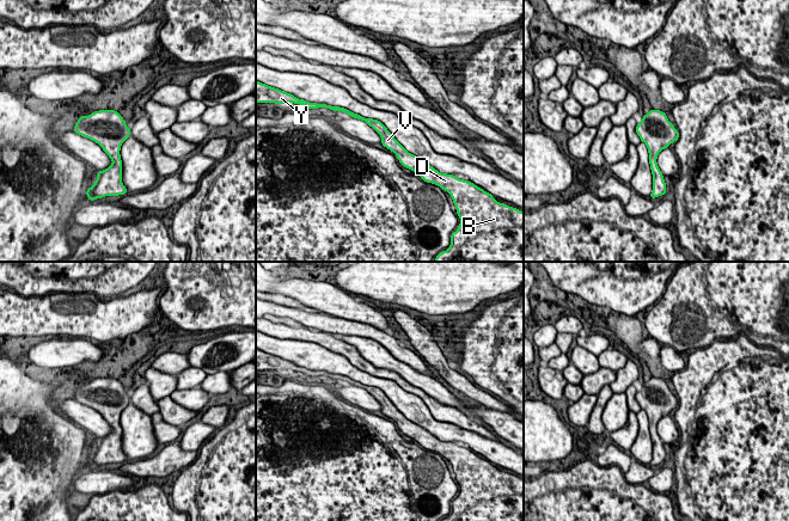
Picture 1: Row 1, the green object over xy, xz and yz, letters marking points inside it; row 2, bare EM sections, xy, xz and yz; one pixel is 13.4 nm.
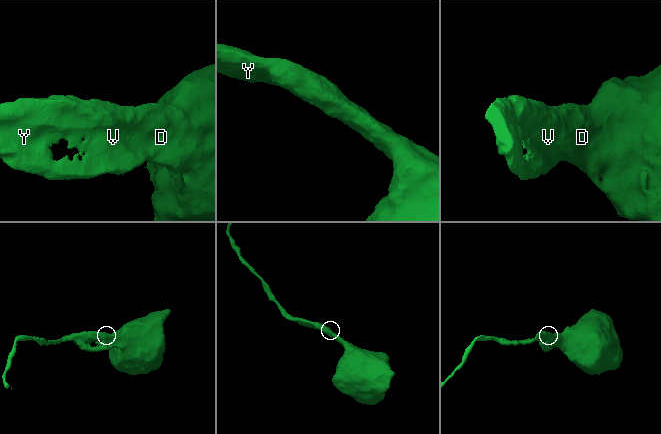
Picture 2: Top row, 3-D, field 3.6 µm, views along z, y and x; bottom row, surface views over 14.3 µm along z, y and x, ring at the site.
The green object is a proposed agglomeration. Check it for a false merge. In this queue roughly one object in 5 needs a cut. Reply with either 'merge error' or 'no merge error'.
no merge error

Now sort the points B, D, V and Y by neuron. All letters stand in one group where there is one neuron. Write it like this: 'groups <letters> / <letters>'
groups B D V Y

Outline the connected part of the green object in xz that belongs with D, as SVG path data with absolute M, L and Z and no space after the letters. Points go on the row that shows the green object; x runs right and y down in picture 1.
M256 81L256 103L294 103L308 110L328 108L365 121L381 136L381 145L393 152L404 167L447 191L460 223L451 234L451 246L440 252L434 262L524 262L524 212L497 202L491 194L471 182L440 173L409 153L380 121L365 118L344 108L310 103L259 81Z

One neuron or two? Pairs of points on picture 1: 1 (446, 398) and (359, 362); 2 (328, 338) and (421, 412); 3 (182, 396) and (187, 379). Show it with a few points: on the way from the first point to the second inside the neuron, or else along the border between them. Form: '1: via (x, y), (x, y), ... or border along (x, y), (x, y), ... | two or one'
1: border along (386, 368), (397, 372), (434, 399) | two
2: border along (352, 363), (377, 377), (391, 379), (402, 388) | two
3: border along (199, 385), (191, 388), (177, 390) | two

